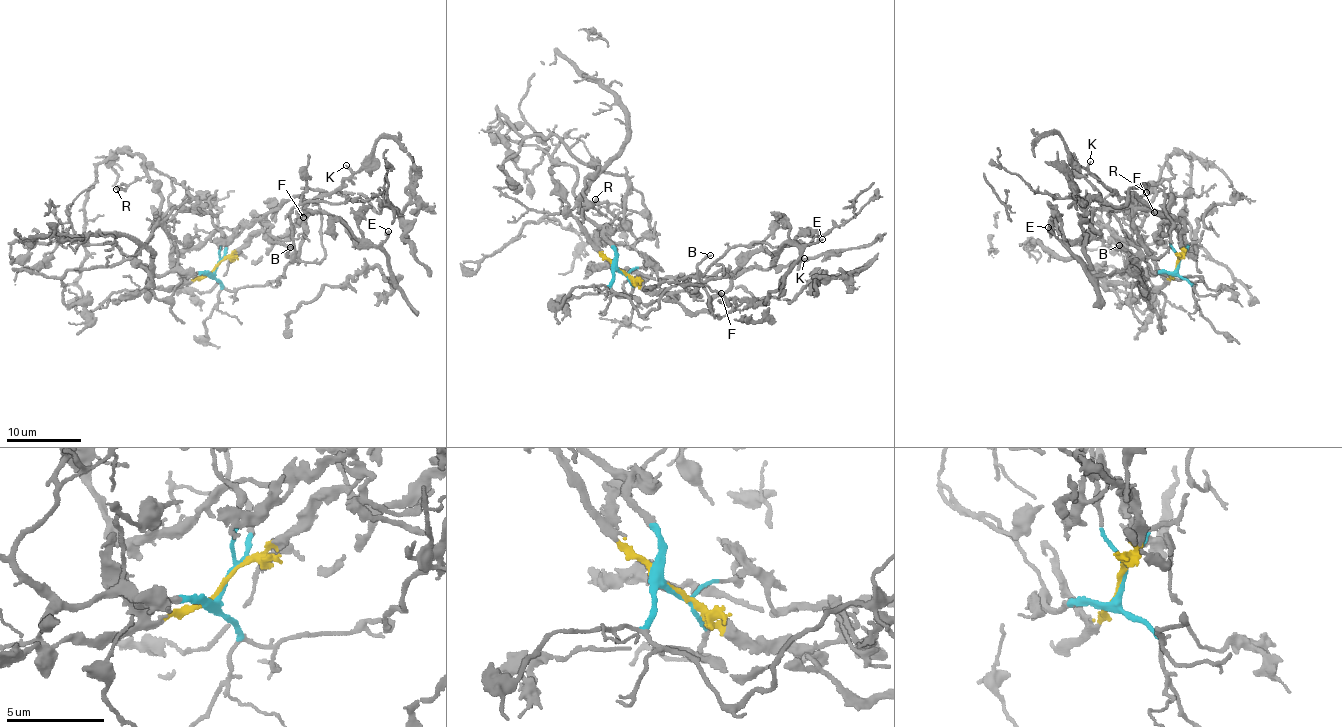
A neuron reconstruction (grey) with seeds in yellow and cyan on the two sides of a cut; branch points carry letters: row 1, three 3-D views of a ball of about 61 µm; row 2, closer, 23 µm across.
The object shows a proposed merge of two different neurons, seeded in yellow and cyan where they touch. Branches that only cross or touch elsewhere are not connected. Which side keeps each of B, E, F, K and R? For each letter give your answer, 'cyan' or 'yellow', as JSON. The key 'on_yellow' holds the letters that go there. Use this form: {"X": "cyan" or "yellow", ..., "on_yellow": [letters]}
{"B": "cyan", "E": "yellow", "F": "yellow", "K": "yellow", "R": "cyan", "on_yellow": ["E", "F", "K"]}

